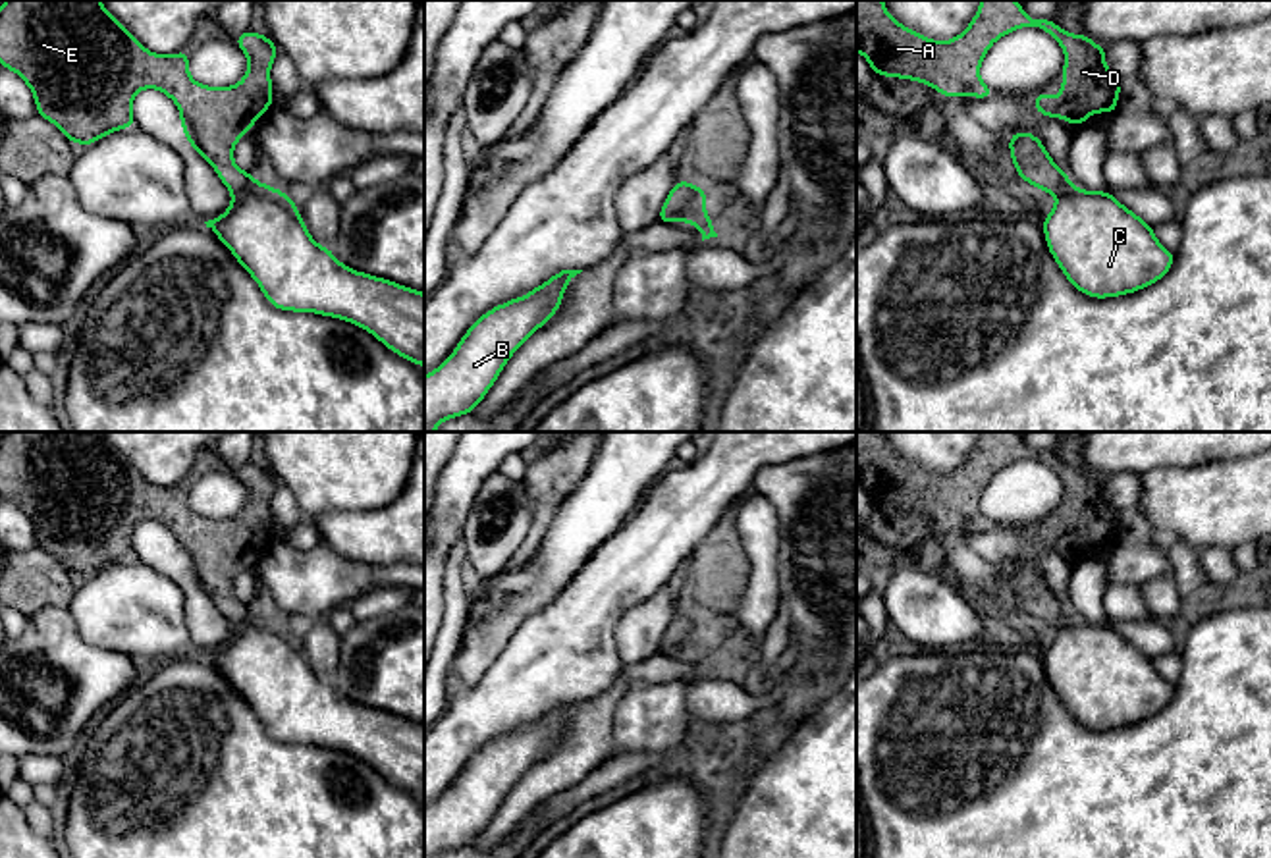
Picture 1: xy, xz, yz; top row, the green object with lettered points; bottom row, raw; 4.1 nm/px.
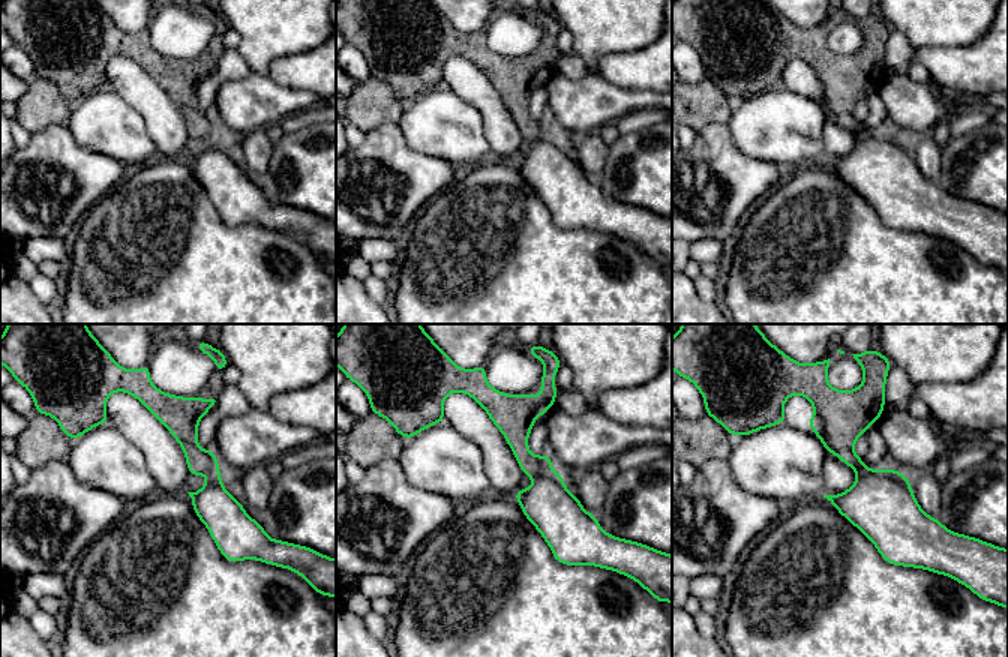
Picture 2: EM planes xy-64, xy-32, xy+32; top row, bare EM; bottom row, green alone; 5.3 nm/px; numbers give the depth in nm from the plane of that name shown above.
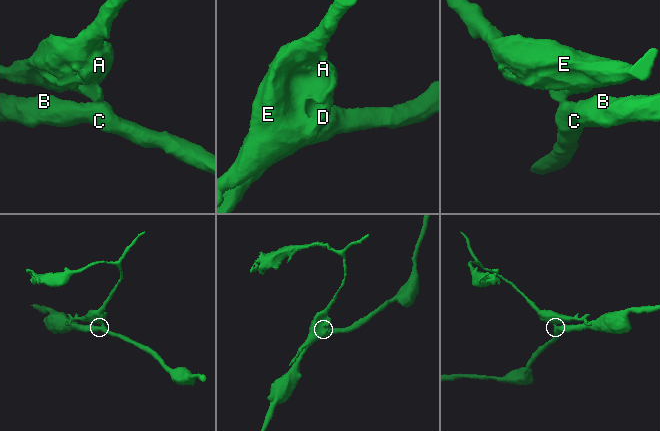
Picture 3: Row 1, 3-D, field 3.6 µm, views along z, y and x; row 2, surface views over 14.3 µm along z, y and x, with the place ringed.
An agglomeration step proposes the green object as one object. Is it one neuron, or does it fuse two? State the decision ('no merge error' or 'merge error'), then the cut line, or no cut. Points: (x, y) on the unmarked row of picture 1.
merge error | xy (263, 616), (234, 629)

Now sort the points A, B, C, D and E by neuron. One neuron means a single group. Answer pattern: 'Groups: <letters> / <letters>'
Groups: A D E / B C

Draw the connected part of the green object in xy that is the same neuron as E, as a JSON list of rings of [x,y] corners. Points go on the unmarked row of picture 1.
[[[6,432],[0,438],[0,496],[17,505],[35,528],[37,546],[54,555],[69,575],[83,578],[135,557],[131,536],[139,523],[158,521],[179,540],[183,569],[228,619],[231,629],[264,617],[235,598],[237,573],[272,538],[270,511],[278,478],[260,465],[245,463],[233,470],[249,497],[231,519],[206,519],[189,507],[189,482],[154,486],[147,482],[100,432]]]

